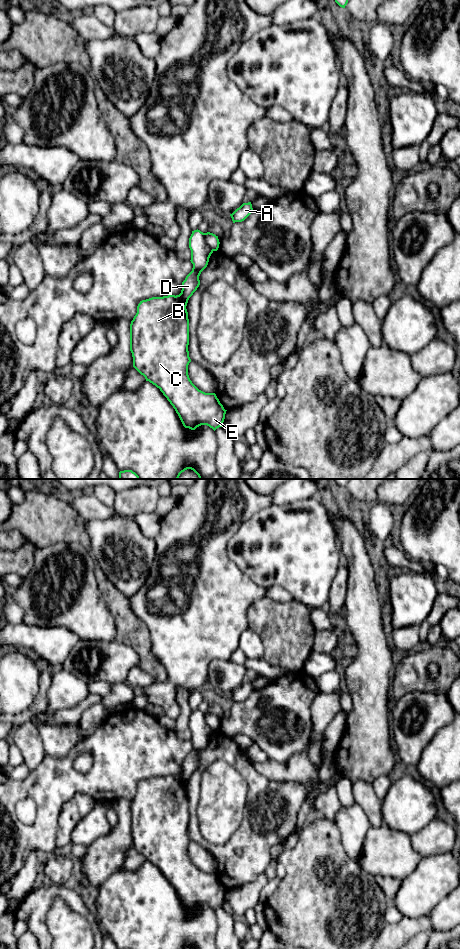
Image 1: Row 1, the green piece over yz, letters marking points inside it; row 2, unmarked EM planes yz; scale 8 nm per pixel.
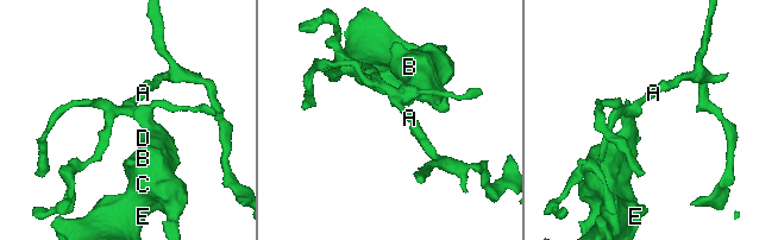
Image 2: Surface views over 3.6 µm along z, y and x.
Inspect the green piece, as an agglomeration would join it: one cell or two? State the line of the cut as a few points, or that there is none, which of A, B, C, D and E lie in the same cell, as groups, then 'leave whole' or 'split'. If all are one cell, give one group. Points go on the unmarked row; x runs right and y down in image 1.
cut in yz along (204, 713), (206, 723), (213, 730); A / B C D E; split

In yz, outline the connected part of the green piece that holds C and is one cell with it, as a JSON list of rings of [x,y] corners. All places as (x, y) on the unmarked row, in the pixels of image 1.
[[[192,711],[189,718],[191,730],[192,751],[182,762],[179,775],[152,777],[140,781],[137,793],[130,804],[130,831],[133,837],[133,847],[145,857],[167,878],[178,894],[183,906],[195,910],[201,905],[207,905],[214,911],[223,906],[226,891],[215,873],[205,873],[199,870],[190,860],[188,845],[189,837],[189,799],[186,789],[189,778],[200,765],[199,756],[207,747],[213,730],[205,721],[205,713]]]

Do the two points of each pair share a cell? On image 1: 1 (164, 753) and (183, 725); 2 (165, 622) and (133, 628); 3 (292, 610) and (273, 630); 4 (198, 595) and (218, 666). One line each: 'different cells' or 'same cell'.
1: different cells
2: different cells
3: same cell
4: different cells

